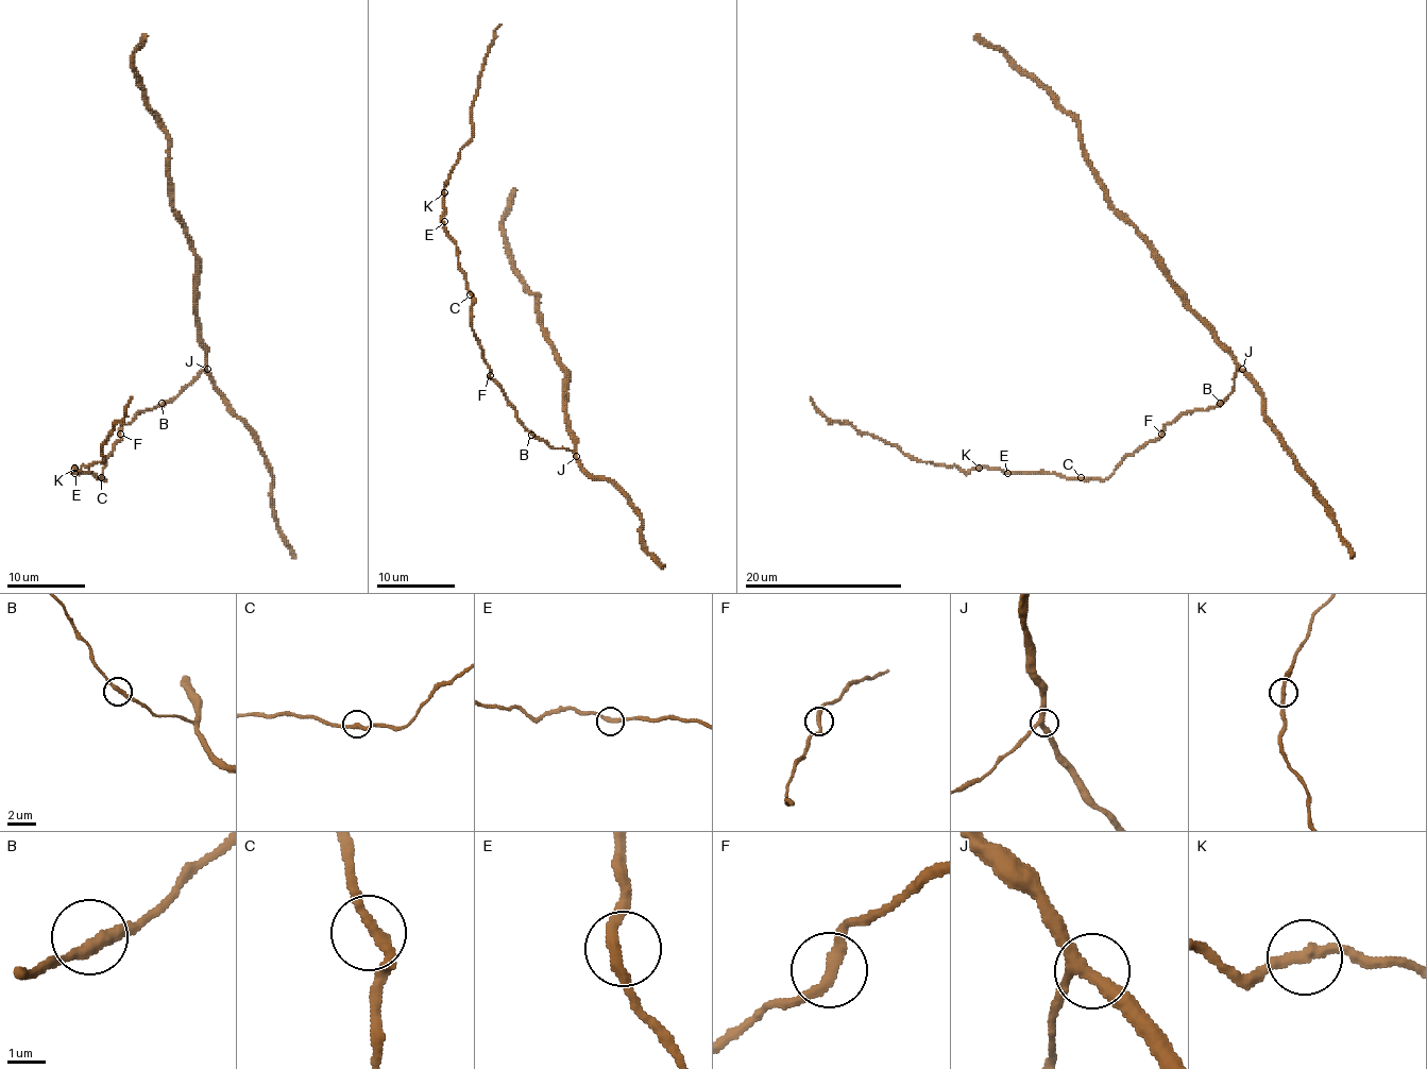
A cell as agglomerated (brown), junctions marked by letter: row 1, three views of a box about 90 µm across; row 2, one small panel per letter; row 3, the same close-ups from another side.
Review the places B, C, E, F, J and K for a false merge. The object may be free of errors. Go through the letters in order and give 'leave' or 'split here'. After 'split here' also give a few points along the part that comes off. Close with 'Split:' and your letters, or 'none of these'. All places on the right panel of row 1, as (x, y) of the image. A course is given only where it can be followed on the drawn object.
B: leave
C: leave
E: leave
F: leave
J: leave
K: leave
Split: none of these

